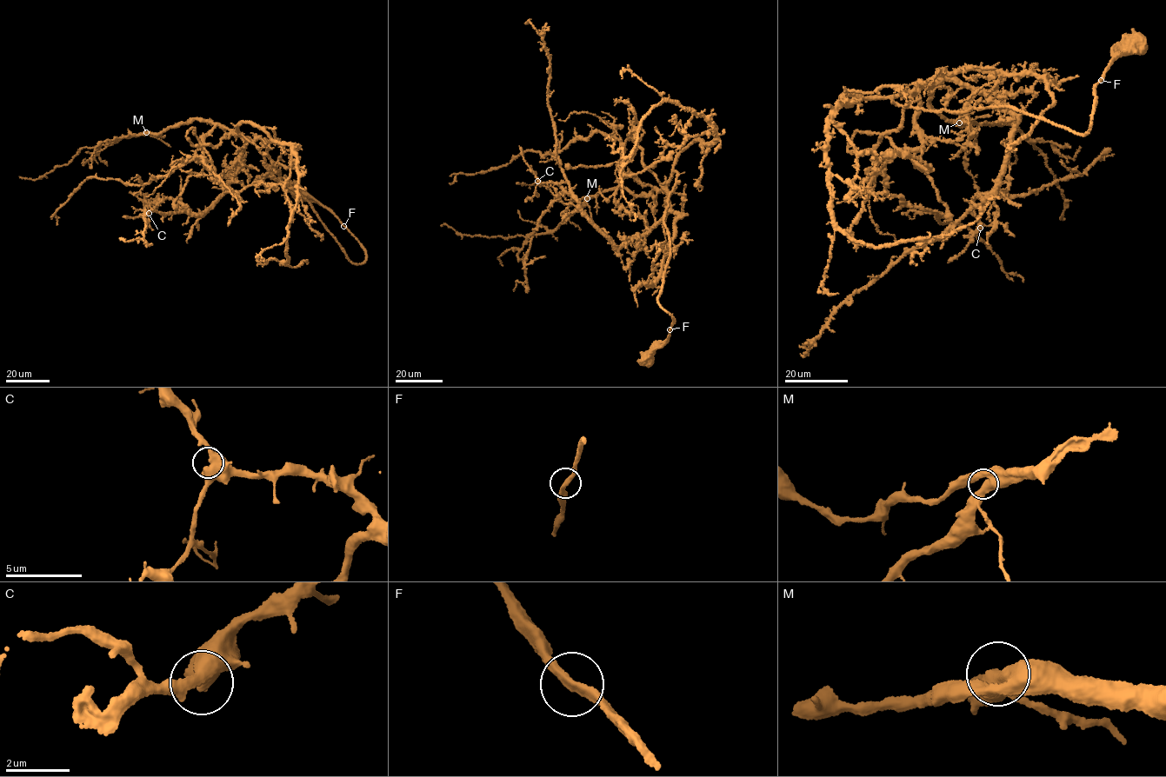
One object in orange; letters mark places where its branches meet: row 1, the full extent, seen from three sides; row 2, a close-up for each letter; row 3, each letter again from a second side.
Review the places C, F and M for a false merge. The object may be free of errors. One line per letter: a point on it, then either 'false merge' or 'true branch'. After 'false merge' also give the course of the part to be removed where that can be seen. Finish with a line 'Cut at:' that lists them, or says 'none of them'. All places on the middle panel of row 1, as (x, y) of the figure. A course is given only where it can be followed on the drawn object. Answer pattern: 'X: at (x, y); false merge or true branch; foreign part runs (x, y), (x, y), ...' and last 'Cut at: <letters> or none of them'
C: at (537, 181); true branch
F: at (669, 329); true branch
M: at (587, 198); true branch
Cut at: none of them

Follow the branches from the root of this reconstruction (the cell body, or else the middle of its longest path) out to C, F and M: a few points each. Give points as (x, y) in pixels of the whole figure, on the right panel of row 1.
C: (1138, 43), (1096, 85), (1082, 134), (892, 99), (956, 80), (1013, 116), (1007, 160), (974, 198), (980, 228)
F: (1138, 43), (1141, 49), (1137, 47), (1118, 54), (1102, 80)
M: (1138, 43), (1096, 85), (1082, 134), (1009, 107), (934, 112), (892, 99), (930, 86), (932, 108), (959, 122)

